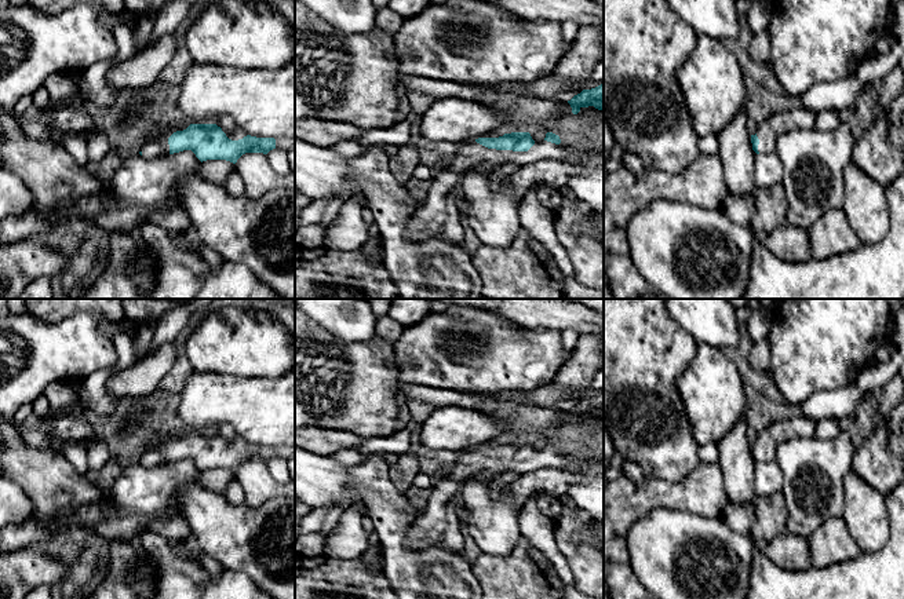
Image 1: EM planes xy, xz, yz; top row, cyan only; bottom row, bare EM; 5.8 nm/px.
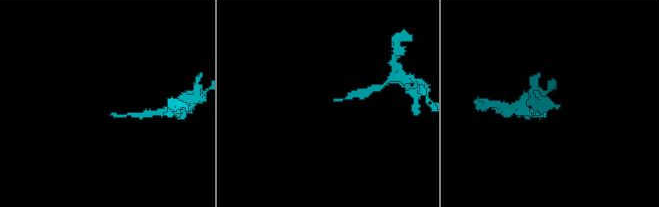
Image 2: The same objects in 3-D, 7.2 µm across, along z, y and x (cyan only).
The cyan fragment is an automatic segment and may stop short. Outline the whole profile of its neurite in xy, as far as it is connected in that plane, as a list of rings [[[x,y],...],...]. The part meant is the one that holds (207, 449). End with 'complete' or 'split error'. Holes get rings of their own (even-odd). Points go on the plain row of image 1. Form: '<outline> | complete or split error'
[[[190,432],[183,439],[170,438],[147,448],[139,463],[156,467],[192,459],[201,471],[226,468],[236,472],[245,461],[267,463],[273,457],[294,459],[295,445],[256,446],[238,437],[225,442],[216,432]]] | split error

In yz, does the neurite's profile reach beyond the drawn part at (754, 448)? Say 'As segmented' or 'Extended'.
Extended

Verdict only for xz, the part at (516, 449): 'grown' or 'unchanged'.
grown

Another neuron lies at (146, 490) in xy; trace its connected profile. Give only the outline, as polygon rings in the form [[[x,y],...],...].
[[[192,459],[145,467],[141,463],[123,470],[107,489],[113,514],[139,514],[165,519],[168,503],[178,486],[198,481],[201,470]]]

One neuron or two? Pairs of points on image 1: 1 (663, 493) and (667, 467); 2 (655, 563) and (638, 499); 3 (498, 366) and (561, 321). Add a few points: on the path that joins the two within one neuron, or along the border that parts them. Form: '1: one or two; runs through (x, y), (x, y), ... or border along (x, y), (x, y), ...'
1: two; border along (695, 466), (675, 482), (648, 474)
2: two; border along (675, 510), (651, 510), (630, 528), (627, 544)
3: two; border along (518, 325), (561, 332)

